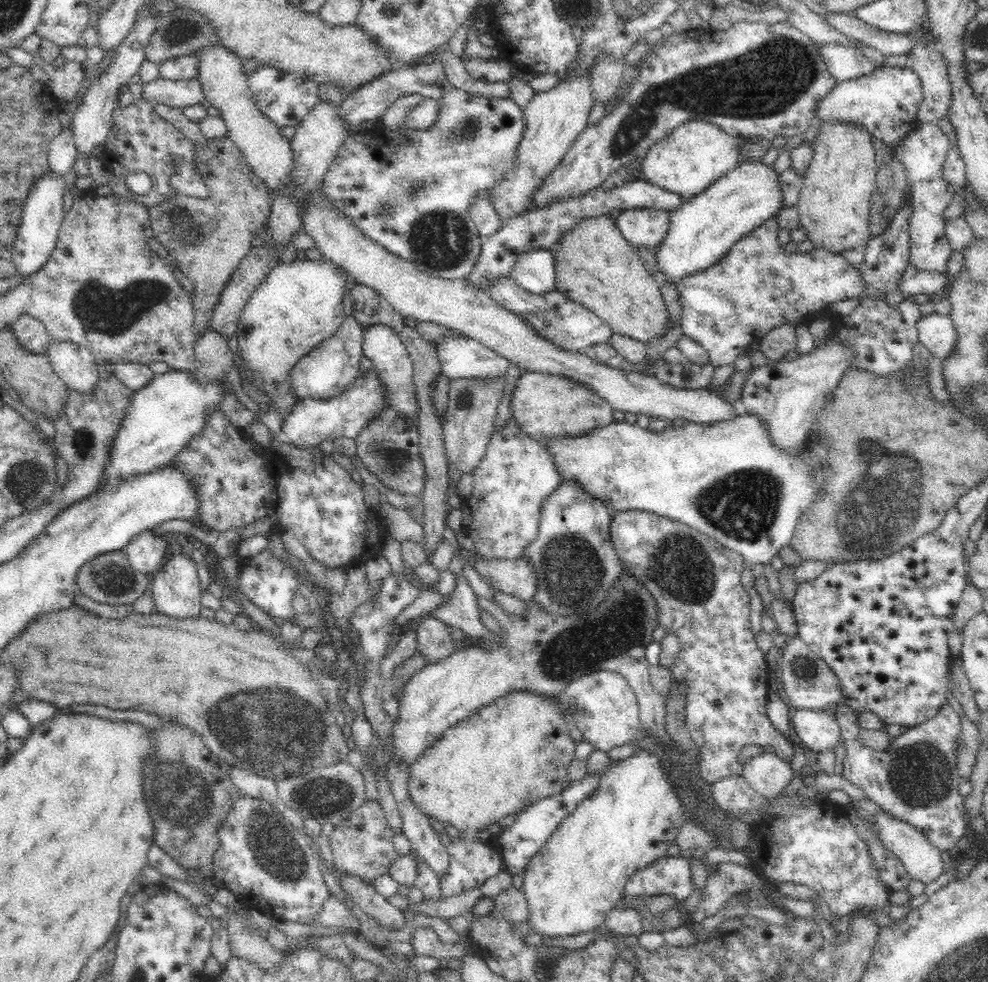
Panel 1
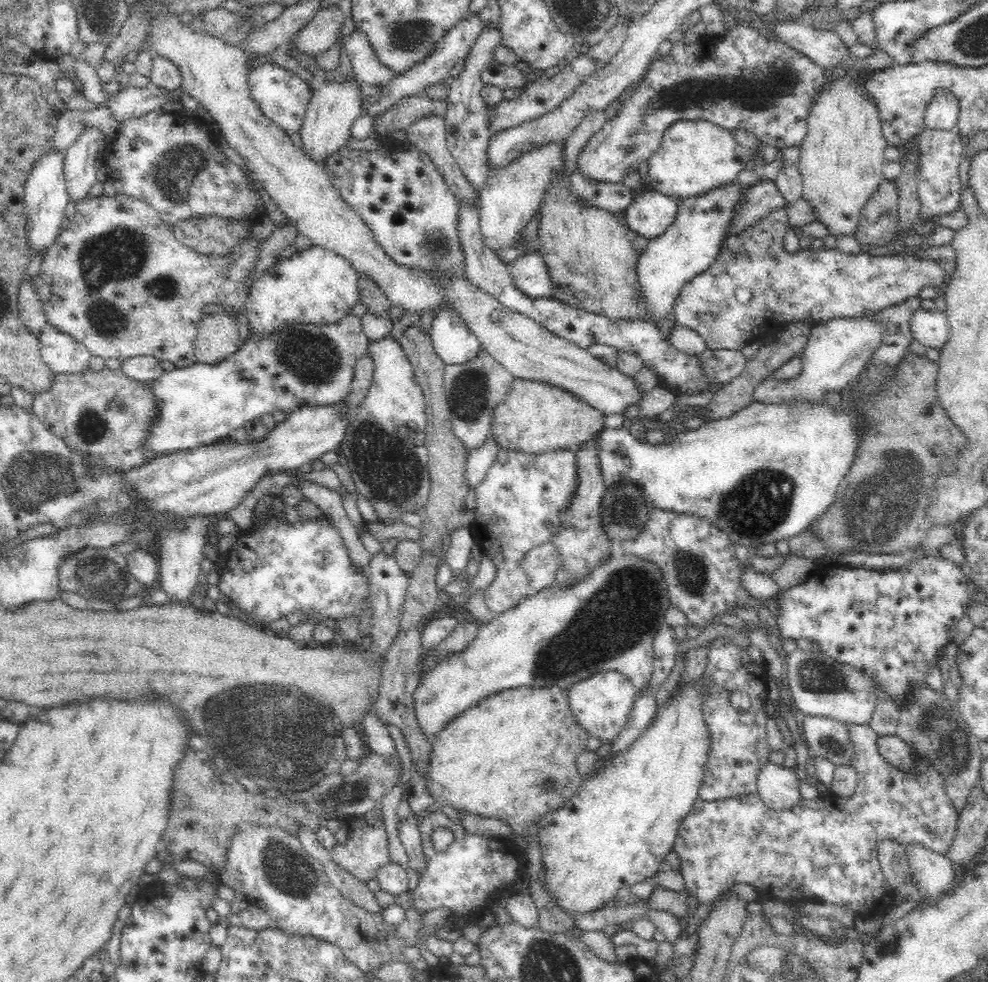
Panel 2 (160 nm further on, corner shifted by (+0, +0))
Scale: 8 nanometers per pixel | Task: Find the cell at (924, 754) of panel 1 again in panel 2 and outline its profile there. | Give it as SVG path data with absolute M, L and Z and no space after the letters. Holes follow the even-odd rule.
M843 723L853 751L851 765L857 772L857 788L852 798L838 797L827 791L812 800L801 796L795 805L777 809L768 806L756 792L711 801L698 798L694 803L680 825L673 850L680 858L686 890L698 898L701 906L716 900L737 883L745 883L786 903L830 903L868 913L882 906L883 896L896 893L882 872L877 856L878 839L890 837L900 844L916 841L943 855L950 850L958 828L959 812L946 794L944 773L936 769L934 761L911 748L911 767L900 769L880 755L876 745L878 735L870 725Z

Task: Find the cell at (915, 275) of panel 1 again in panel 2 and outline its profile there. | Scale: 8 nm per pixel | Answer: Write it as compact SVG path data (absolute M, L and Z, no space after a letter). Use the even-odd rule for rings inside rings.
M780 208L762 215L740 232L728 235L710 269L698 274L680 289L673 306L677 324L697 332L710 350L740 351L752 341L775 336L792 322L803 322L813 327L834 318L861 318L868 311L915 297L922 288L942 288L948 279L948 274L936 261L918 260L905 254L872 256L867 252L844 253L835 248L800 248L798 252L788 252L782 240L791 228L786 211Z

